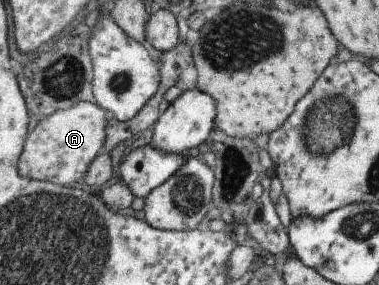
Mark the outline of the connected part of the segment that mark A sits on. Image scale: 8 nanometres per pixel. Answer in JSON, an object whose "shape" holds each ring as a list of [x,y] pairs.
{"shape":[[[81,101],[69,109],[55,111],[29,132],[25,158],[21,158],[21,174],[59,186],[83,182],[92,162],[105,146],[108,126],[107,112],[96,102]]]}

